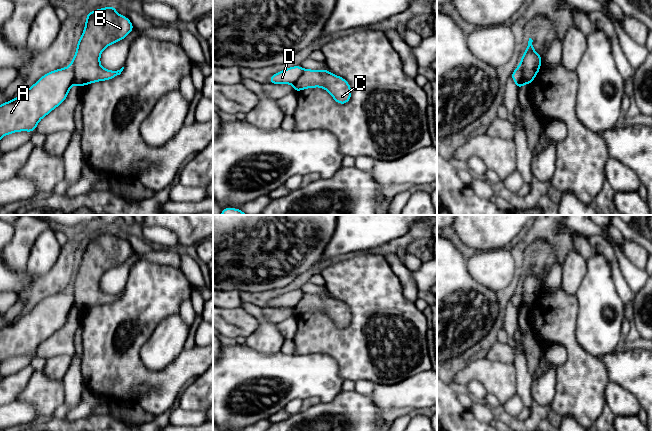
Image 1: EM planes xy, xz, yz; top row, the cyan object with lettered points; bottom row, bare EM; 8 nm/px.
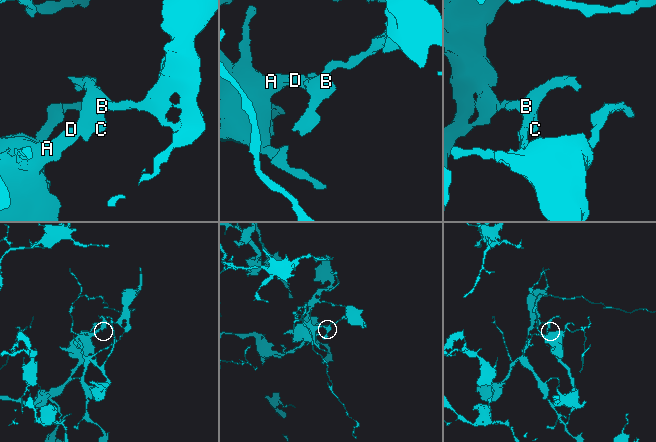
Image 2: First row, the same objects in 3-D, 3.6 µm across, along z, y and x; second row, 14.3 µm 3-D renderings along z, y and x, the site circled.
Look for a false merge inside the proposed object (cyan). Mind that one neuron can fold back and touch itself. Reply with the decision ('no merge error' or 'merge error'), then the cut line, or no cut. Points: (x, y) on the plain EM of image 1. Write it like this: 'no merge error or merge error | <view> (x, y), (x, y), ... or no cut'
merge error | xy (70, 289), (75, 307)

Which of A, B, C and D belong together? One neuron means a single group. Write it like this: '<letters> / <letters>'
A D / B C

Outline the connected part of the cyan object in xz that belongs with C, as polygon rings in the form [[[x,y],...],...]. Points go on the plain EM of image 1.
[[[305,293],[293,310],[294,316],[306,312],[322,311],[339,328],[346,328],[351,322],[349,307],[344,302],[331,298],[328,293]]]

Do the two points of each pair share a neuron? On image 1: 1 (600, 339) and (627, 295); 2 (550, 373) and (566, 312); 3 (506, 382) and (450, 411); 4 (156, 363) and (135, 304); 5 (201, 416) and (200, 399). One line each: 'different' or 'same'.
1: different
2: different
3: different
4: different
5: different

